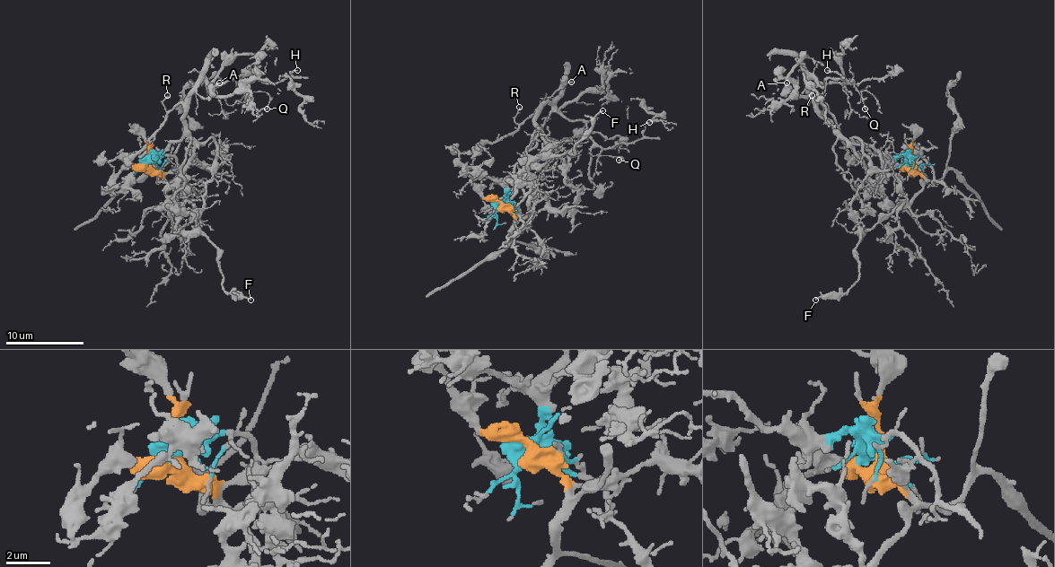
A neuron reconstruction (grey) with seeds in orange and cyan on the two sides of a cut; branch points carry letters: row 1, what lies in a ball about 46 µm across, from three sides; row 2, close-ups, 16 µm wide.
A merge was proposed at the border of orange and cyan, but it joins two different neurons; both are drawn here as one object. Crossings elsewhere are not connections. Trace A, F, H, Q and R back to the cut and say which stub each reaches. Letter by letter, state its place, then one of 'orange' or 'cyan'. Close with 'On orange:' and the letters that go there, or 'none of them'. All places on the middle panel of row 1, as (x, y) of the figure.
A: at (571, 82); cyan
F: at (602, 110); orange
H: at (649, 122); cyan
Q: at (619, 160); cyan
R: at (519, 107); cyan
On orange: F

